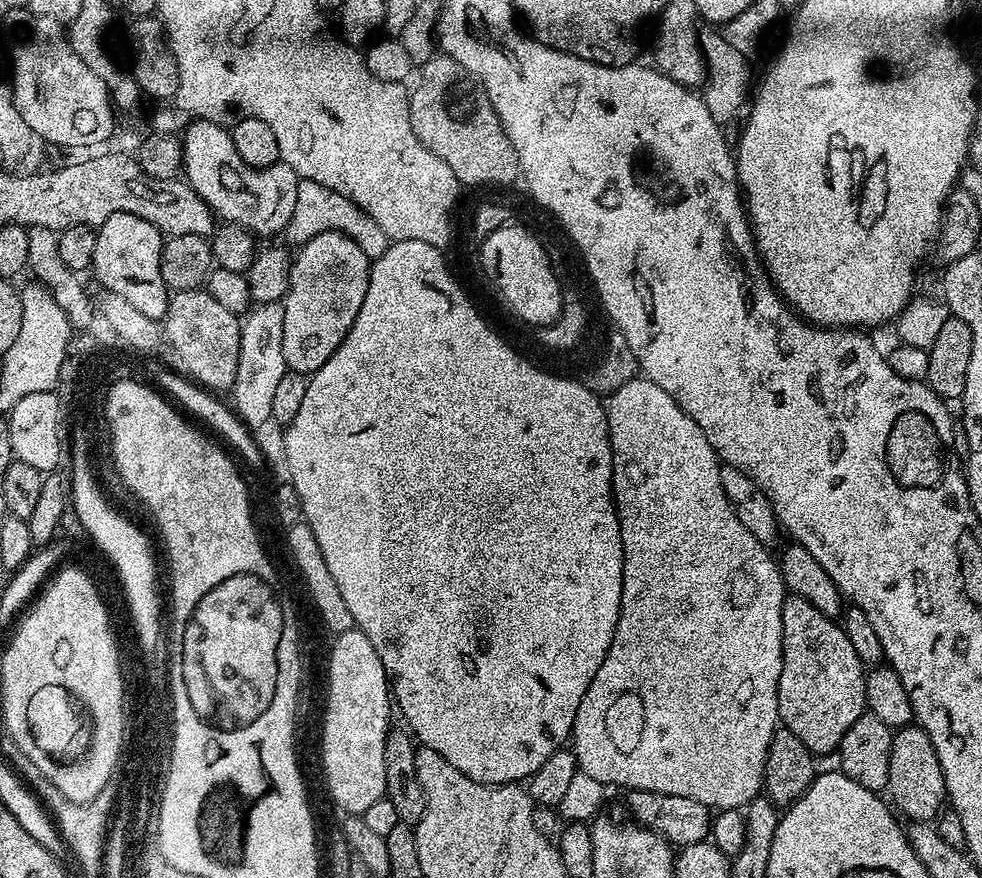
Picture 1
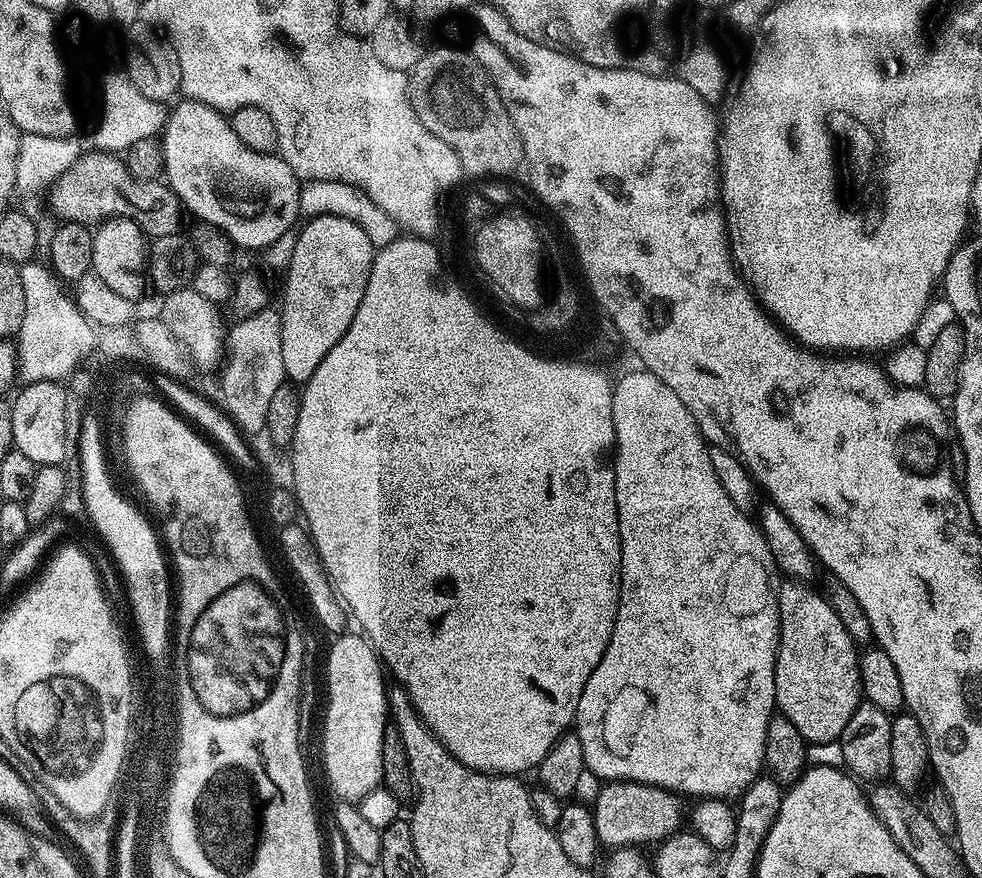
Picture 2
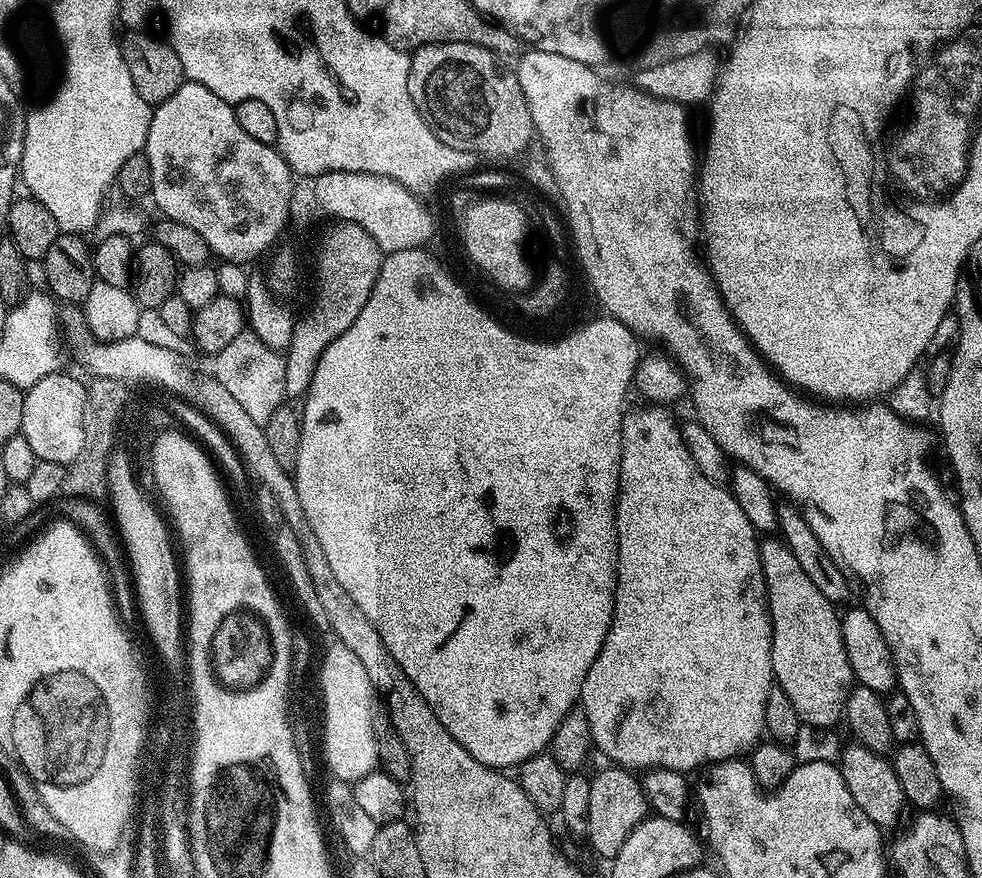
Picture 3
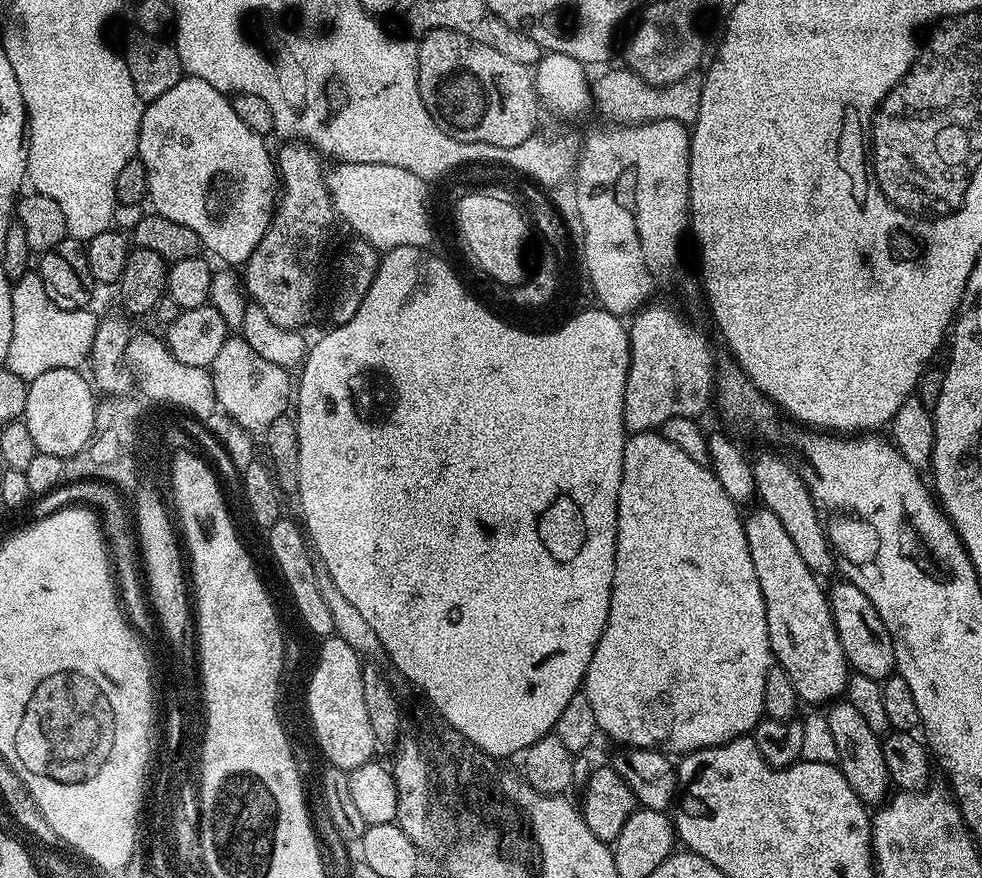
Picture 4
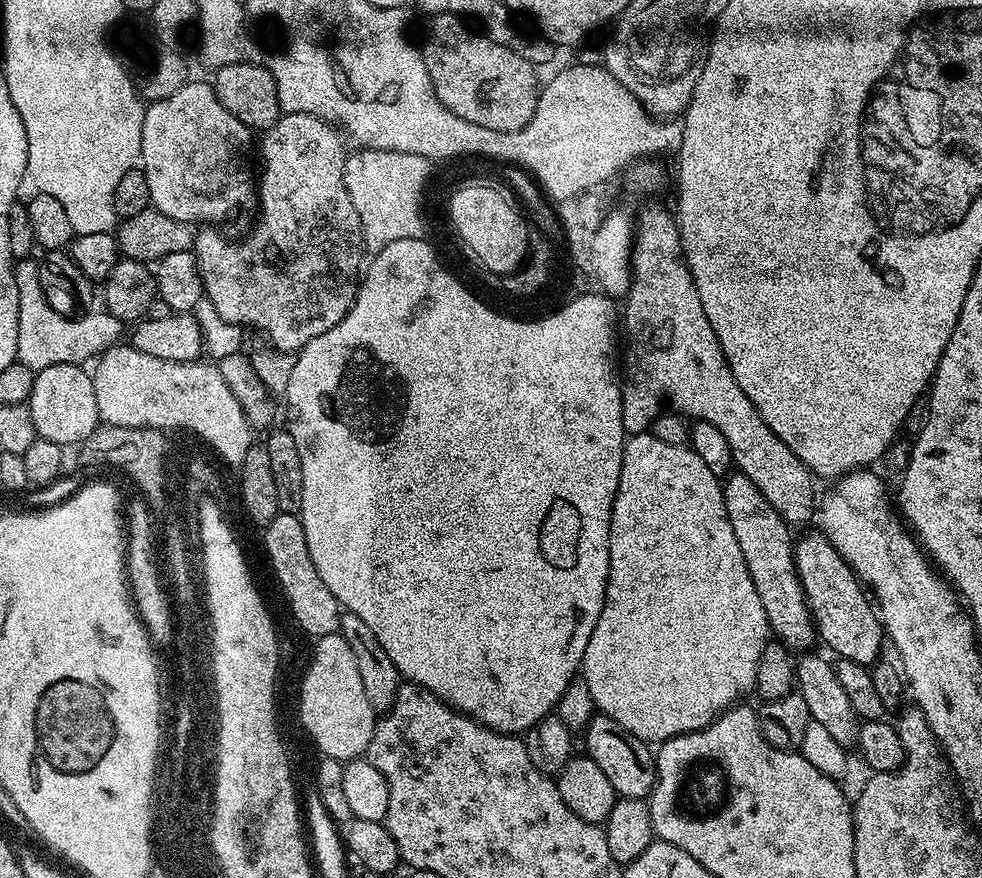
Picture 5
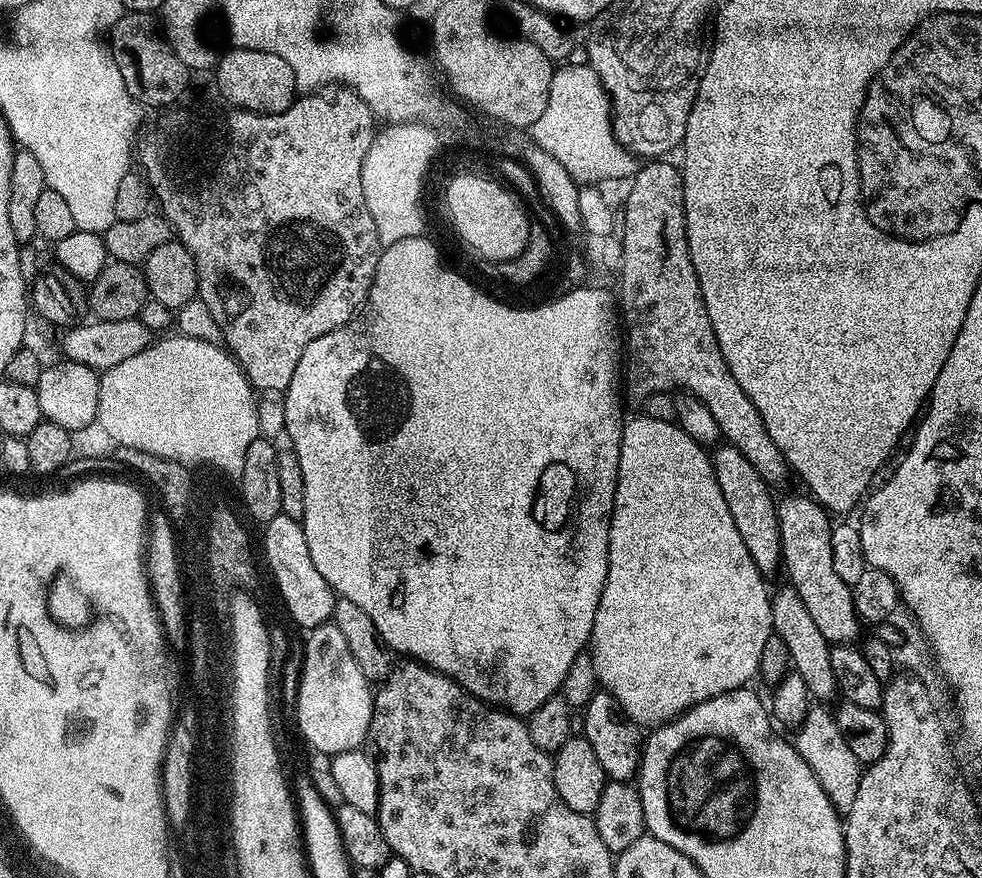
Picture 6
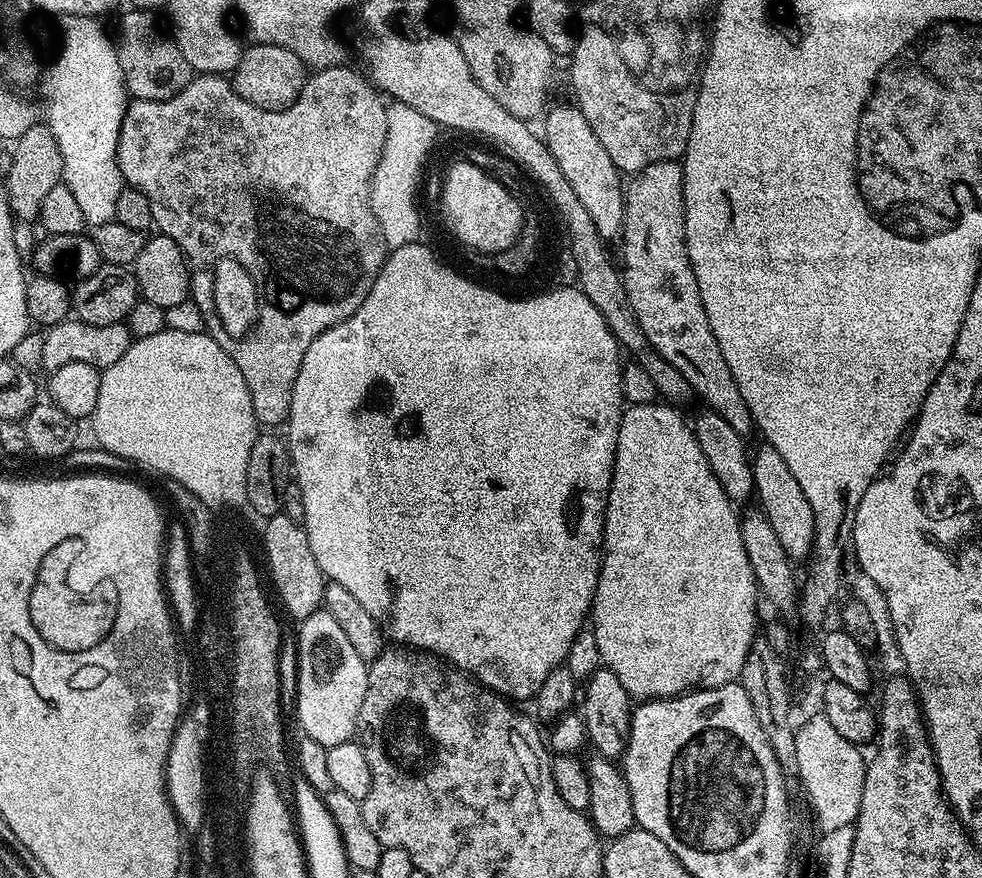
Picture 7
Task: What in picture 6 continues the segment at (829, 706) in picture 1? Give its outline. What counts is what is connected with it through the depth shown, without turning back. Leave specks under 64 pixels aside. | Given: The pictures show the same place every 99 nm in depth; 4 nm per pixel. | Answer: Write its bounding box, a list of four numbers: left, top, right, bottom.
[711,442,781,574]

